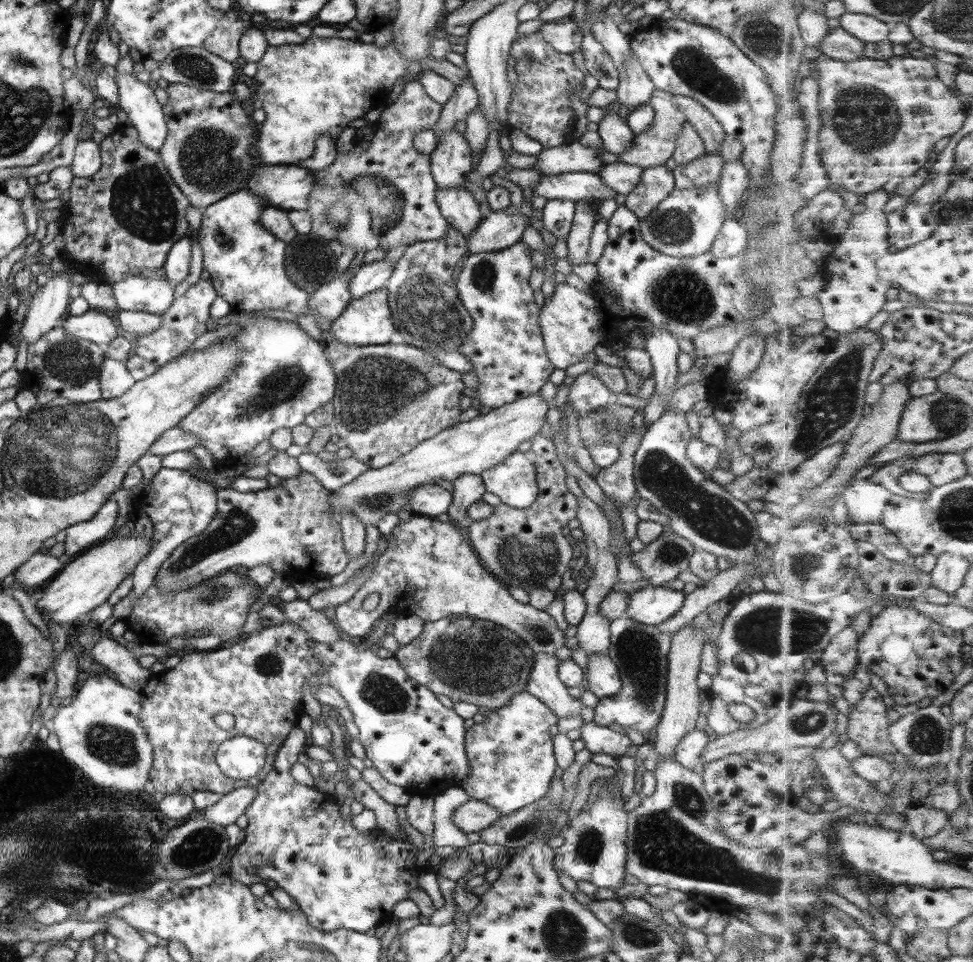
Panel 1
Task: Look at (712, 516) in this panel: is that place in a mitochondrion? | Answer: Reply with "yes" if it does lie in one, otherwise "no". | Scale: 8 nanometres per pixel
yes

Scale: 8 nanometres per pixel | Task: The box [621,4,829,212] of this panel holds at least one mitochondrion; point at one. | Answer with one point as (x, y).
(691, 64)

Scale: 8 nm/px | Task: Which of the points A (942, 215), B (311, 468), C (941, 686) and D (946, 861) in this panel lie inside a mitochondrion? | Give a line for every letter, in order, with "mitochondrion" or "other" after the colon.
A: other
B: other
C: other
D: other

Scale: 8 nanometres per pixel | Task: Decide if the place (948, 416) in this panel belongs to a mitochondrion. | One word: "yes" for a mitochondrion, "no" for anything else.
yes

